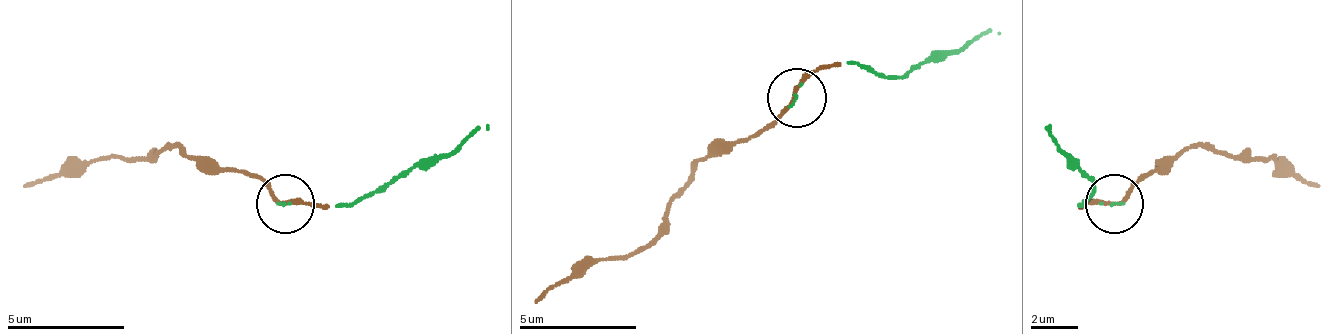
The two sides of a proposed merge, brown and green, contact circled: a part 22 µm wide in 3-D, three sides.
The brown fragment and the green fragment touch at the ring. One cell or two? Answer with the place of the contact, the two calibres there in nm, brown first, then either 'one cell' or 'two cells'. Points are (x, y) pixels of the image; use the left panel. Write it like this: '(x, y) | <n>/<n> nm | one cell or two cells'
(285, 203) | 150/70 nm | one cell

